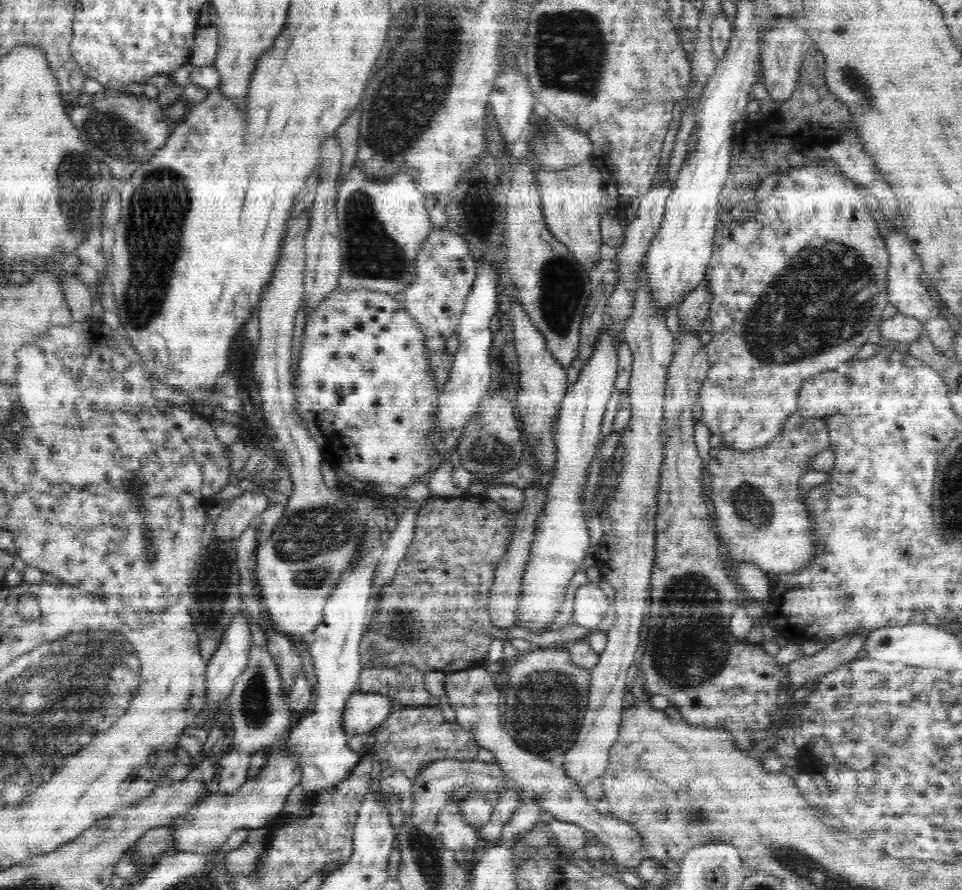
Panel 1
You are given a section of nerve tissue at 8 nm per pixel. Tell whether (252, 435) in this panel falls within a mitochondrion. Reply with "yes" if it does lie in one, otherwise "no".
no

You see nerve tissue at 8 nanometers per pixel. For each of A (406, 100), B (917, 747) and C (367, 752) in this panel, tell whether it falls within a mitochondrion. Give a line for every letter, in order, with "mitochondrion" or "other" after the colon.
A: mitochondrion
B: other
C: other

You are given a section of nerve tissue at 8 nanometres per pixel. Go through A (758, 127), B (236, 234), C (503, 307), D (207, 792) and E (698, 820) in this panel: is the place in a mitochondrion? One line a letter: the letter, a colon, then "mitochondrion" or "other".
A: other
B: other
C: other
D: other
E: mitochondrion

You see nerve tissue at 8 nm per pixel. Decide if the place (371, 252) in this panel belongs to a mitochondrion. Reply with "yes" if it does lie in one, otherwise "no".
yes

